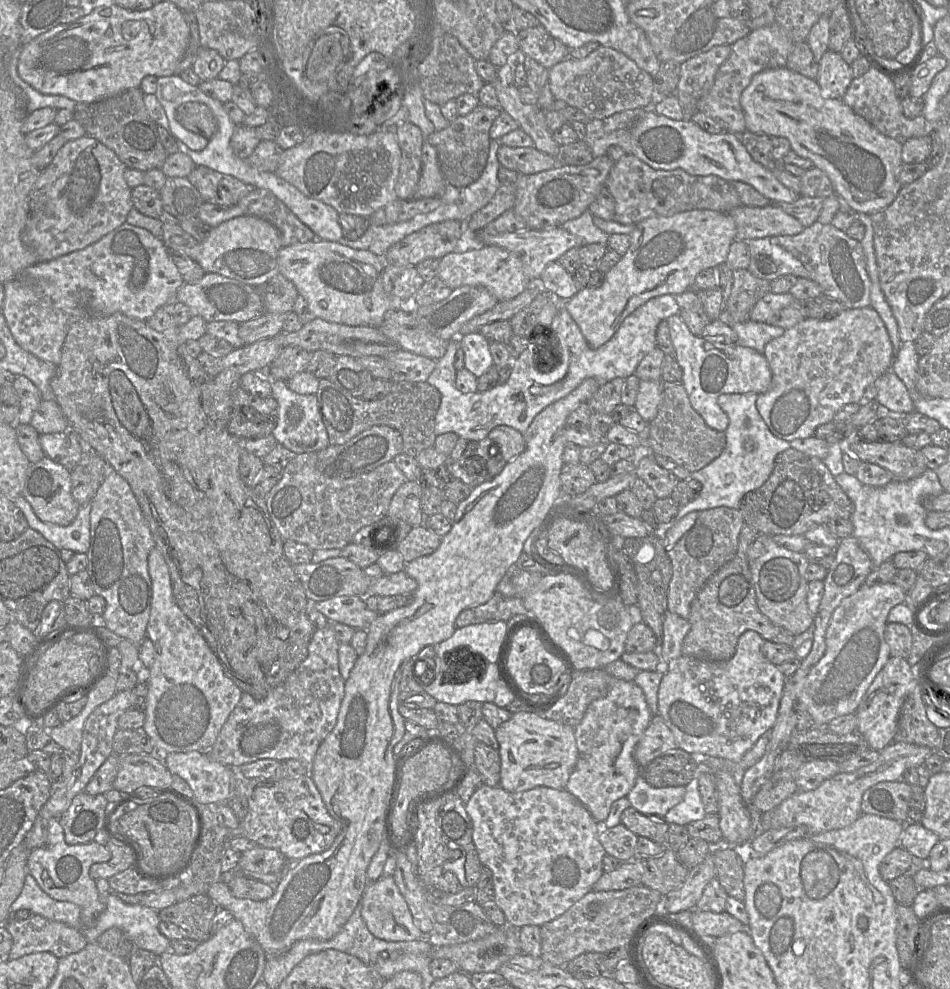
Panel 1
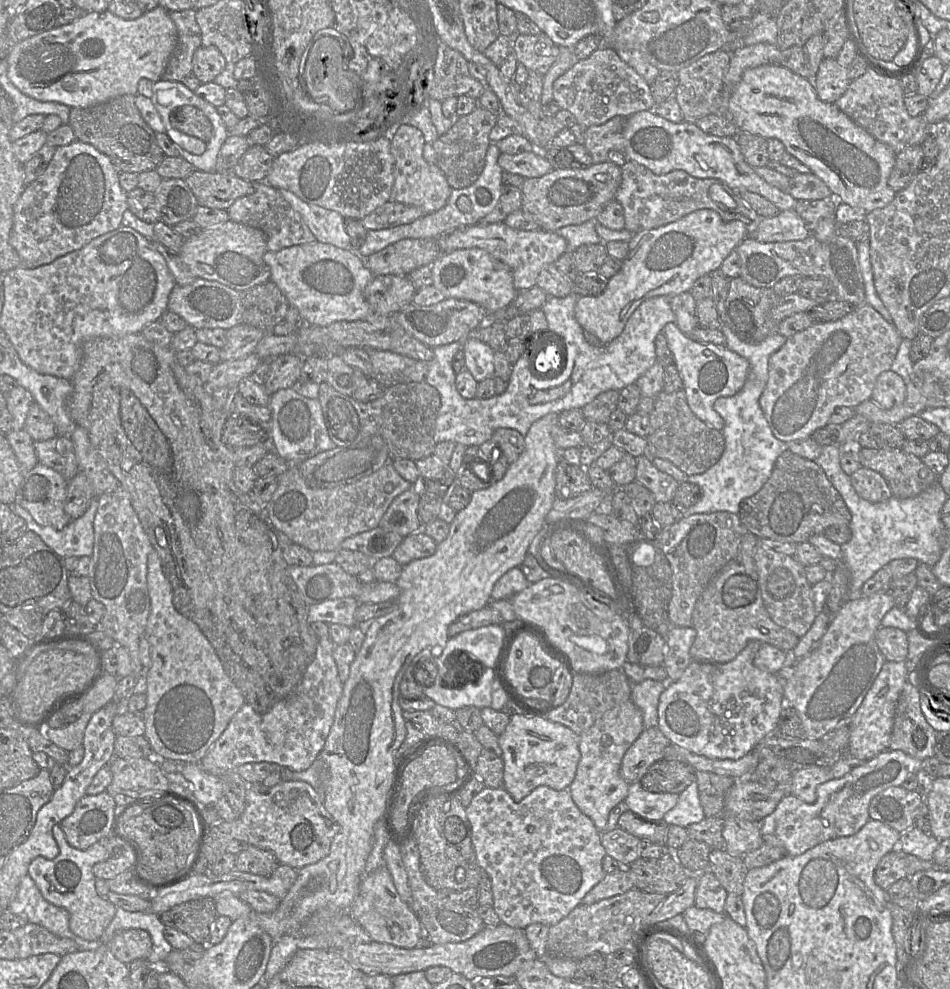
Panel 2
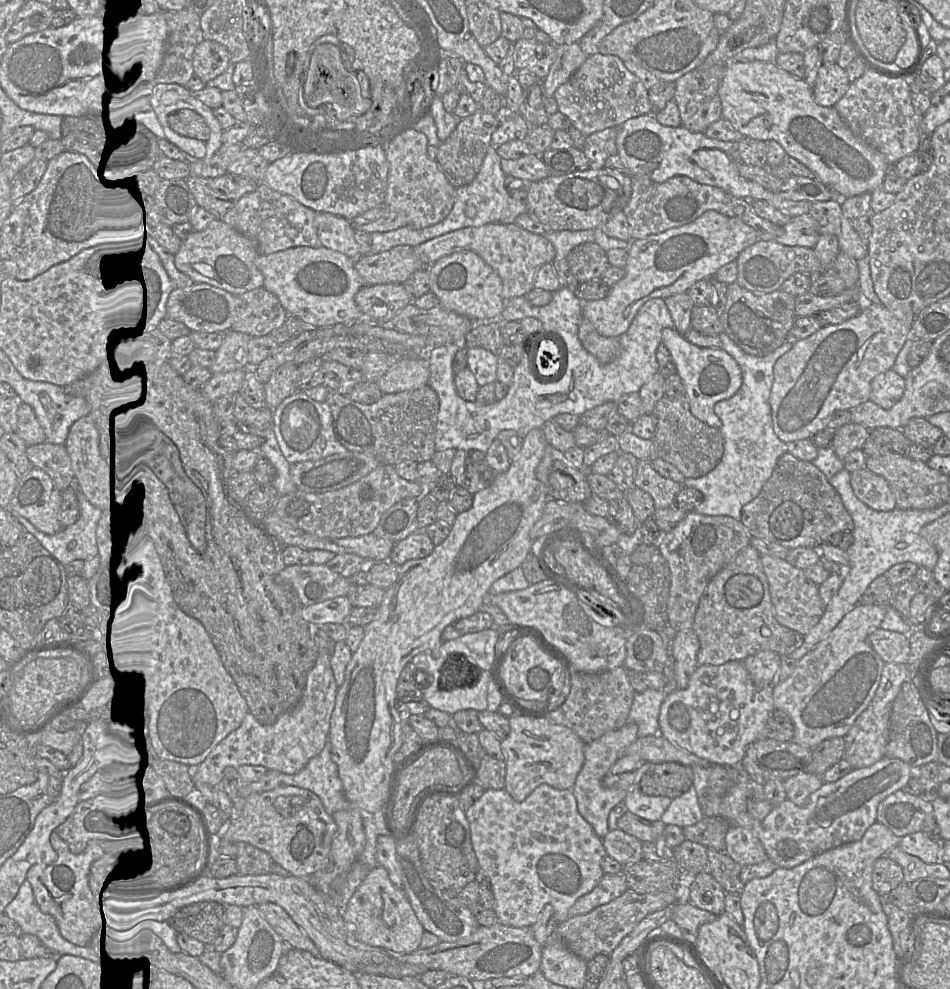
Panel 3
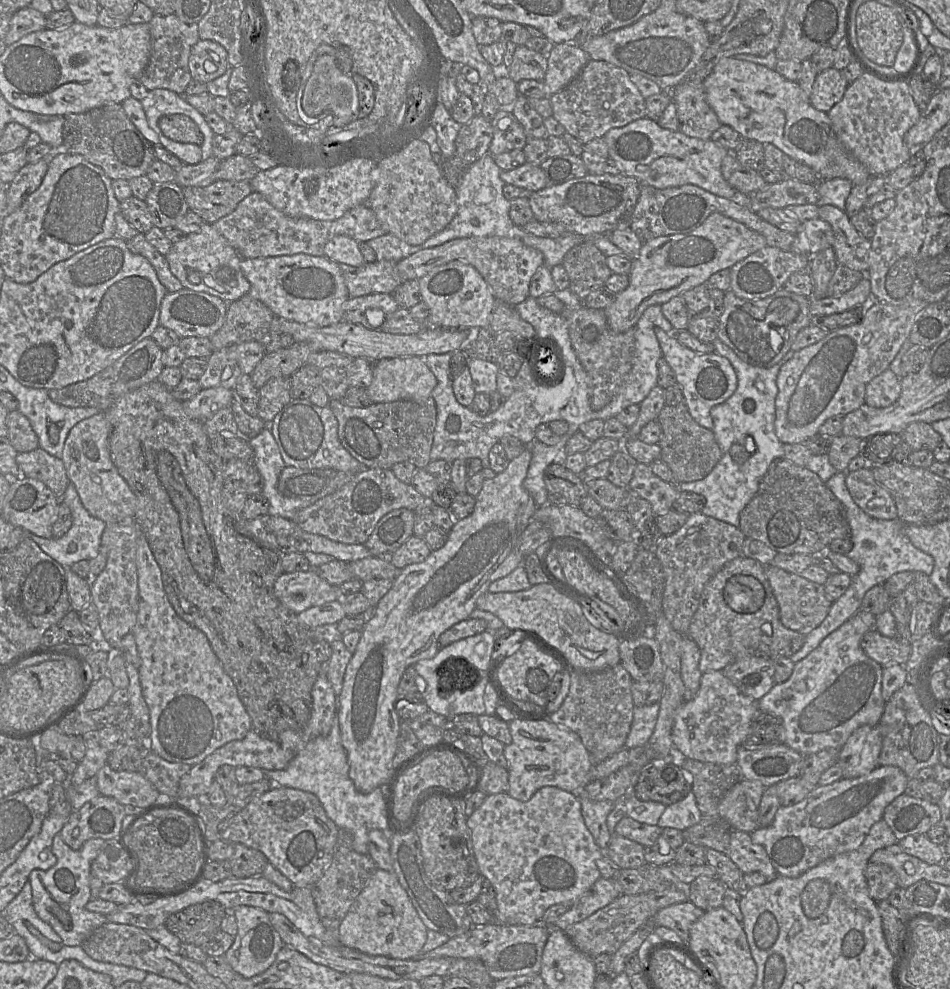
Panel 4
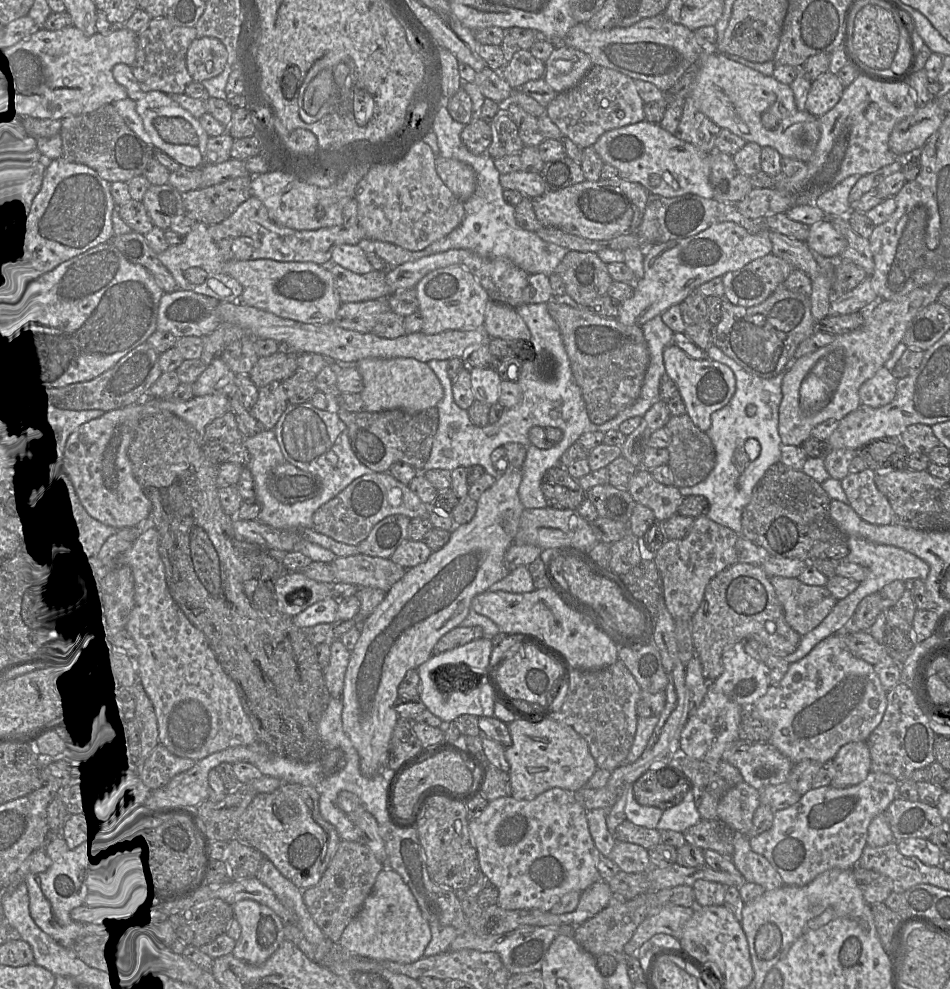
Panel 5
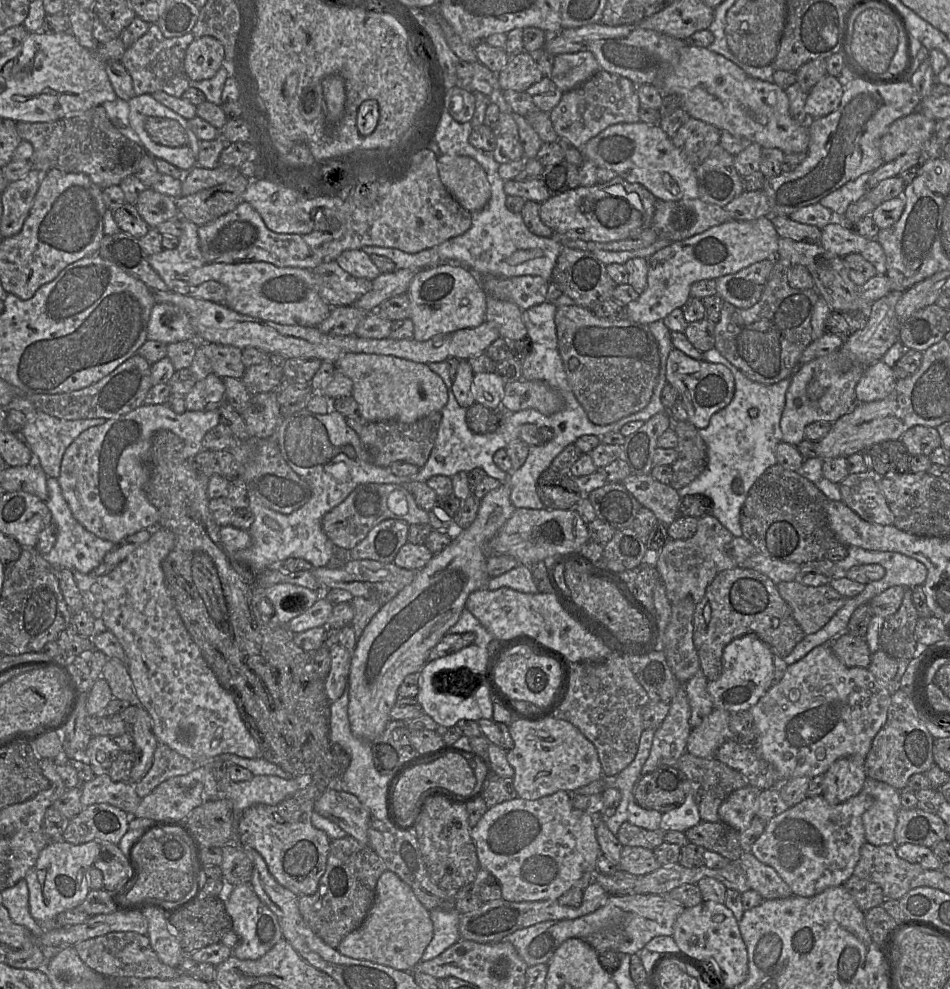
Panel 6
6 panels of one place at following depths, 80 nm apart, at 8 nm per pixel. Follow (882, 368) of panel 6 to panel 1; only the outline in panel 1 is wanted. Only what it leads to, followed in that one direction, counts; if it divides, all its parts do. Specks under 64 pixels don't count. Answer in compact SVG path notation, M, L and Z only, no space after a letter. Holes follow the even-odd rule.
M893 371L885 372L873 384L877 390L875 401L884 411L903 416L915 410L905 384Z

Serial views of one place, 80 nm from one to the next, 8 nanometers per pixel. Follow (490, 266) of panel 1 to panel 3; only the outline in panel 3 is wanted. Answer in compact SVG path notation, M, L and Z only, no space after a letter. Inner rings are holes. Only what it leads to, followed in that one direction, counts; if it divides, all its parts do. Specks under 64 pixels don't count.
M472 251L453 253L437 260L429 267L429 281L430 291L437 296L441 307L465 316L474 323L499 319L506 303L499 275L479 255Z

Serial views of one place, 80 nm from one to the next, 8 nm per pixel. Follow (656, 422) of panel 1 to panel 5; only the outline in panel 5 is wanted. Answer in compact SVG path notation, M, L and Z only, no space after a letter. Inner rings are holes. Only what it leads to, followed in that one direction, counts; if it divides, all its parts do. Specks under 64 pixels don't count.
M688 414L671 416L665 428L671 438L668 466L678 488L691 487L704 481L716 465L714 445L705 431L698 428Z

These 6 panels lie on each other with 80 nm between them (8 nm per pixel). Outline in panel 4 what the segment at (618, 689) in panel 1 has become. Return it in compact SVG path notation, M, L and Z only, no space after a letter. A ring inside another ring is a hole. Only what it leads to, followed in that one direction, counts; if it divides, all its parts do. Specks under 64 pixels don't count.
M579 797L584 822L596 844L604 851L607 848L611 833L607 826L607 817L615 801L595 801L588 797Z

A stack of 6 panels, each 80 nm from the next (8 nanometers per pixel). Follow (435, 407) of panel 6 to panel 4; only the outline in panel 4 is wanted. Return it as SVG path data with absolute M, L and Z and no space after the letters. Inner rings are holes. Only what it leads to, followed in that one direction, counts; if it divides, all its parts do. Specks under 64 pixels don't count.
M418 356L395 357L376 361L373 365L373 379L366 388L372 403L412 400L424 402L432 396L437 379L426 363Z

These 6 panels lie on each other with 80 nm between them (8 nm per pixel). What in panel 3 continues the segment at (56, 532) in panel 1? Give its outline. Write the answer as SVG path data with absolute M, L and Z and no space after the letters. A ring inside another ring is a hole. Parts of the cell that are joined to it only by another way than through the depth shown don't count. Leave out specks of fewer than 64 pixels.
M75 479L69 487L72 487L76 493L80 516L75 523L62 528L56 534L45 534L26 518L17 516L26 531L34 535L42 546L64 565L73 560L84 561L88 557L97 555L98 524L101 515L101 510L91 504L79 490Z

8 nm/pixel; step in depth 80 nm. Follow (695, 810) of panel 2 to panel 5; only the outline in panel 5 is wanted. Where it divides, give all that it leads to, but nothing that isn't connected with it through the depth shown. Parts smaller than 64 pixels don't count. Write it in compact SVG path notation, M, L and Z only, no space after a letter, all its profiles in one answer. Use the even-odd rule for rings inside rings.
M690 789L681 803L663 811L656 828L659 831L673 830L683 833L700 820L701 817L695 806L693 792Z

